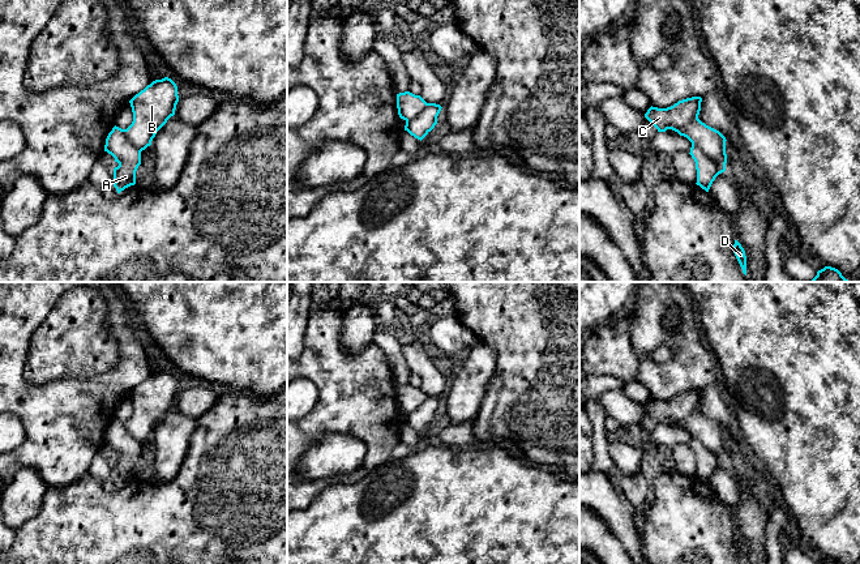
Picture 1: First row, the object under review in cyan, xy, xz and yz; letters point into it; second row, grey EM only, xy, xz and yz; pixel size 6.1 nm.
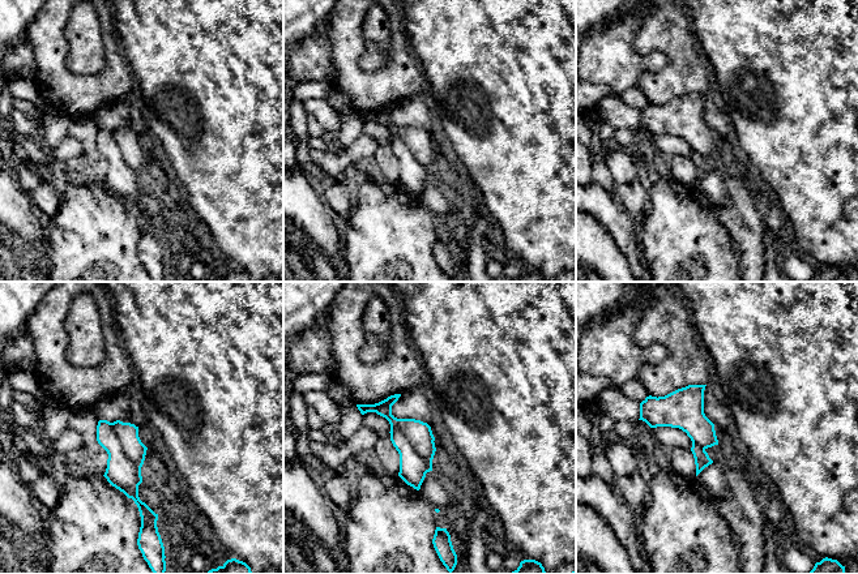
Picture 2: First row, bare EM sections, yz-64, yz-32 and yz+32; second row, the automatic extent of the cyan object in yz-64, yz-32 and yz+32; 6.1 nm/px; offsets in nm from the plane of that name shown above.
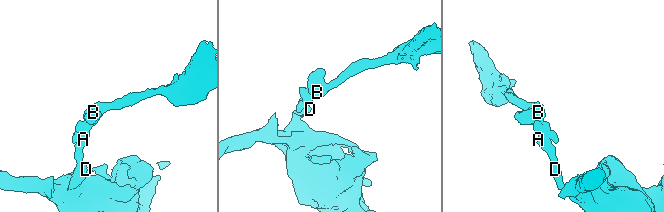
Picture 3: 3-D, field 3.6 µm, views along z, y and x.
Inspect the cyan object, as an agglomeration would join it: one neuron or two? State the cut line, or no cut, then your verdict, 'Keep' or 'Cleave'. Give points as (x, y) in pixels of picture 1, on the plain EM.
Split along yz (692, 435), (724, 461). Cleave

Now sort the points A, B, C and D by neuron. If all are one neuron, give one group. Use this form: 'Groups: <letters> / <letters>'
Groups: A D / B C

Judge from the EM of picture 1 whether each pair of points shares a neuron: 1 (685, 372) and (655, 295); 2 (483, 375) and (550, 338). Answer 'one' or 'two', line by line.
1: one
2: two

